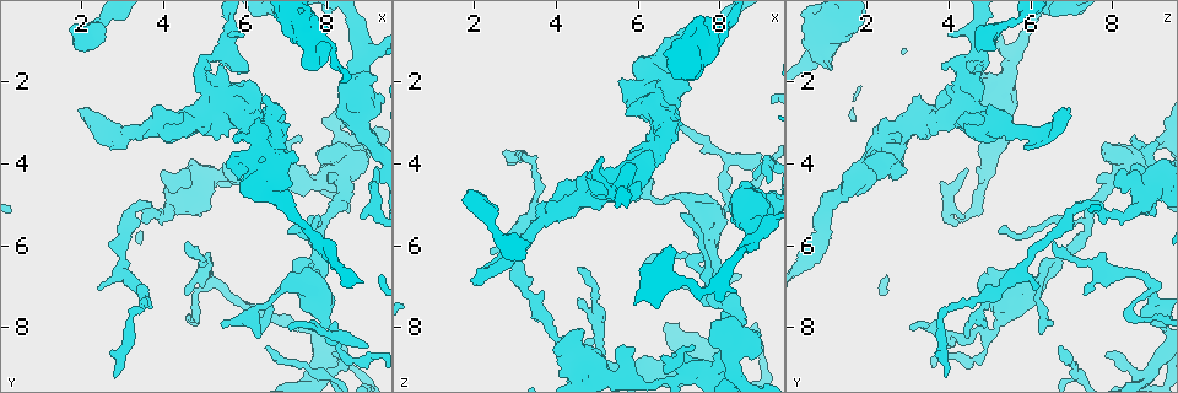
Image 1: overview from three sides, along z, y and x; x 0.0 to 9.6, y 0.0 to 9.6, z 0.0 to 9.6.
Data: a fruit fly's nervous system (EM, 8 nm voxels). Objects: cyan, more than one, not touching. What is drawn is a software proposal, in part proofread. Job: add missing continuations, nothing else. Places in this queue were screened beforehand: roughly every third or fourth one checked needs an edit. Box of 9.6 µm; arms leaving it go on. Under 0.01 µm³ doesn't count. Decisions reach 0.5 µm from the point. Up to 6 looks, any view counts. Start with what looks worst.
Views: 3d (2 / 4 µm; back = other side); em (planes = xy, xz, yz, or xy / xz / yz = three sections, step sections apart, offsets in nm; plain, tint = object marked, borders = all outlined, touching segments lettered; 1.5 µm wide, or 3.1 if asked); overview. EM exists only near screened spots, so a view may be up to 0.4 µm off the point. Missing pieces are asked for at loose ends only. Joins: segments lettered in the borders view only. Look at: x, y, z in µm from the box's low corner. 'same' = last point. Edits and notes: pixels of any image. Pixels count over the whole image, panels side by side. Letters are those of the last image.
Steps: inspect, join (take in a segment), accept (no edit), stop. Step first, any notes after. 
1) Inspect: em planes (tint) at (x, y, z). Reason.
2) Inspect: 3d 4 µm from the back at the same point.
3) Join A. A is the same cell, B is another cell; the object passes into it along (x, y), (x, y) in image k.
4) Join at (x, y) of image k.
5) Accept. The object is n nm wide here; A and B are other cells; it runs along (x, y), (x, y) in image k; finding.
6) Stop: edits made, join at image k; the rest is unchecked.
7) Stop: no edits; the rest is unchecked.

Inspect: em xz step 4 (tint) at (6.00, 0.90, 4.15). Free end.

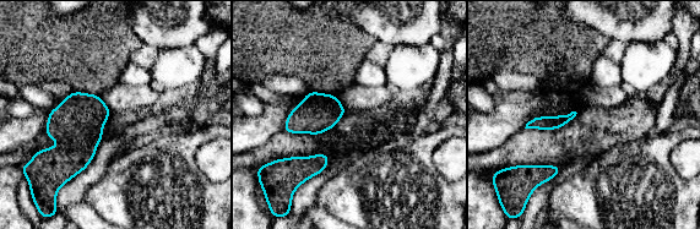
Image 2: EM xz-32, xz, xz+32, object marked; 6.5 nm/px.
Inspect: em planes (borders) at the same point.

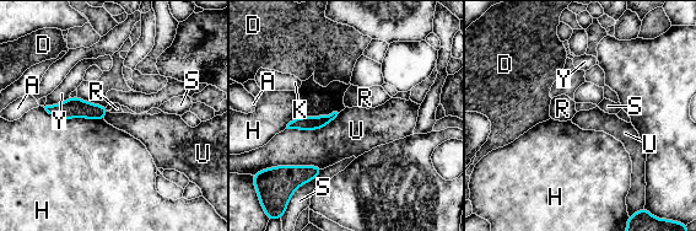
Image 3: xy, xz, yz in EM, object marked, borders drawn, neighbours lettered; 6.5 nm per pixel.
Accept. A, D, H, K, R, S, U and Y are other cells; it runs along (49, 108), (87, 109), (103, 113) in image 3; none of them fits.

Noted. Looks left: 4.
Inspect: em planes (borders) at (6.95, 2.70, 2.95). Thick end.

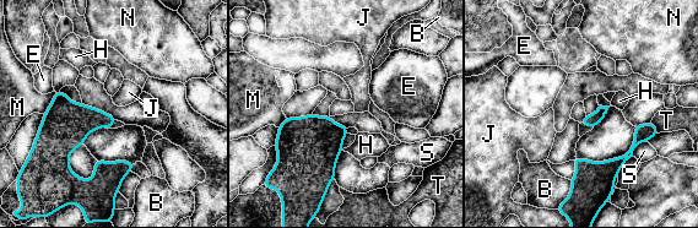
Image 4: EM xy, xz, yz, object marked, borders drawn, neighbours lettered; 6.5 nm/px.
Accept. B, E, H, J, M, N, S and T are other cells; a border runs along (600, 104), (610, 106) in image 4; no lettered segment goes on from it.

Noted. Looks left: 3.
Inspect: 3d 2 µm at (2.40, 7.10, 6.05). Thin end.

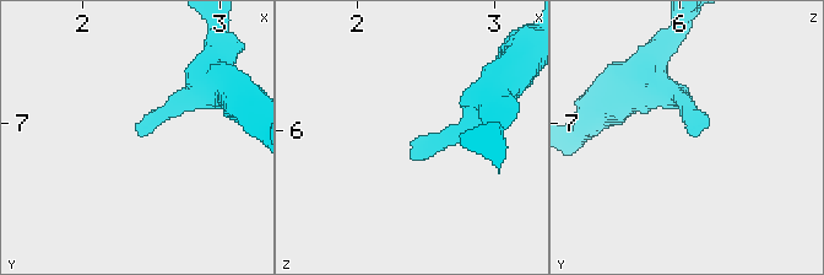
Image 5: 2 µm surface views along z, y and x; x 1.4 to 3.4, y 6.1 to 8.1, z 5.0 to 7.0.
Inspect: em planes (borders) at (2.44, 7.06, 6.08).

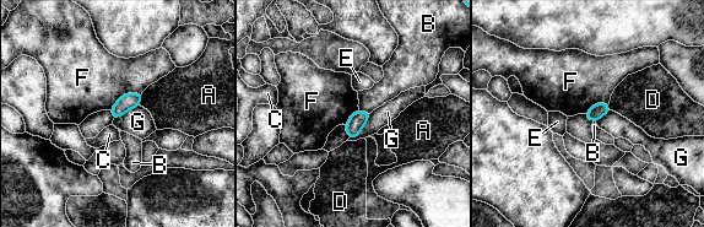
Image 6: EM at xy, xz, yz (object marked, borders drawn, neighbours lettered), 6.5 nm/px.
Accept. A, B, C, D, E, F and G are other cells; a border runs along (141, 92), (125, 92), (109, 109) in image 6; none of them fits.

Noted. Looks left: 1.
Stop: no edits; the rest is unchecked.

